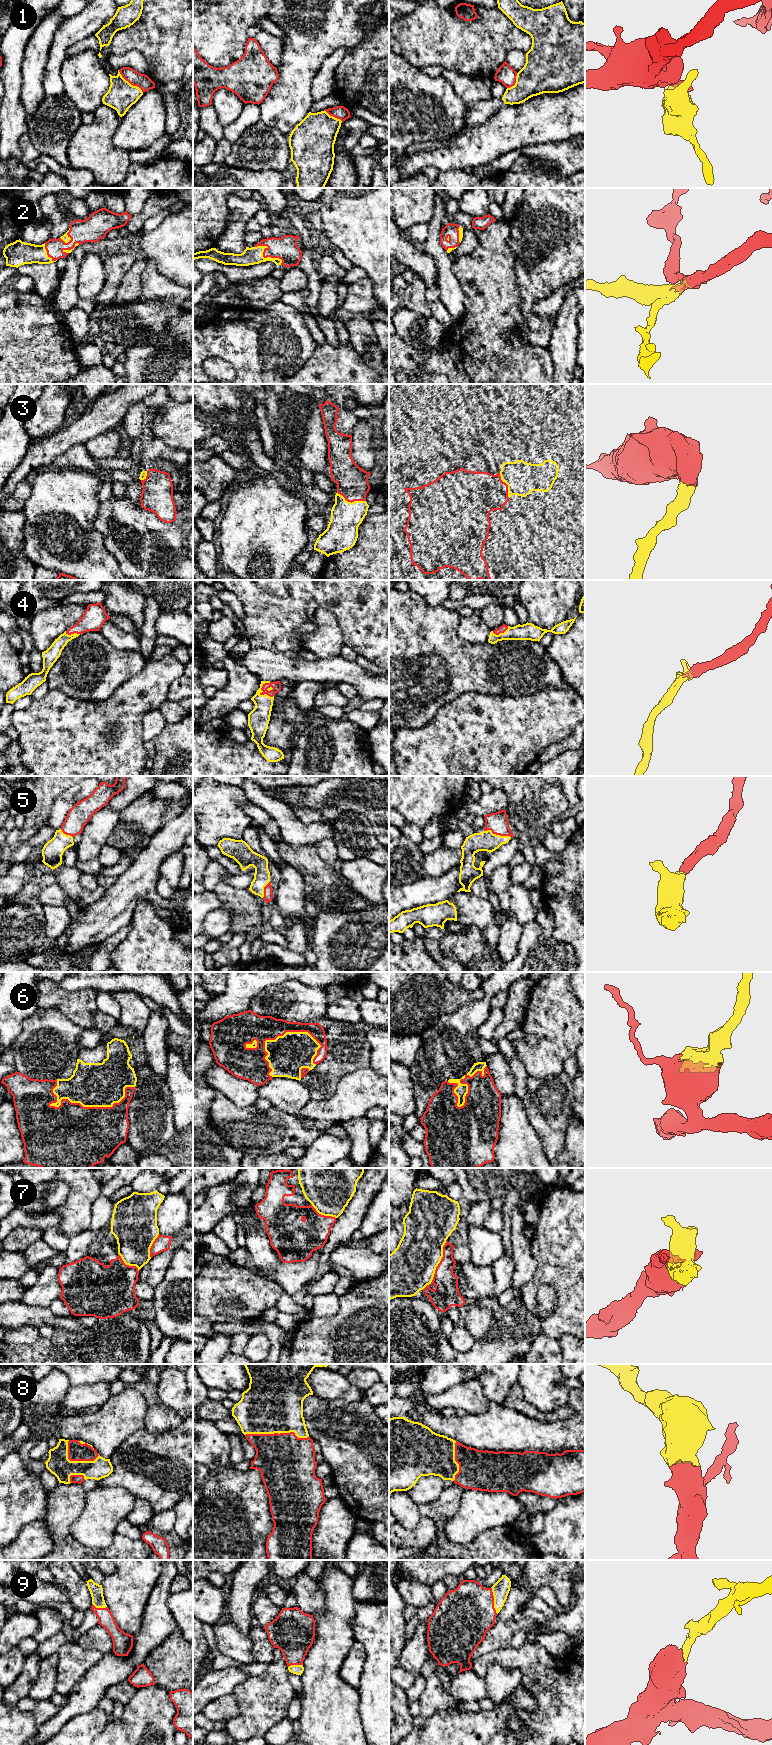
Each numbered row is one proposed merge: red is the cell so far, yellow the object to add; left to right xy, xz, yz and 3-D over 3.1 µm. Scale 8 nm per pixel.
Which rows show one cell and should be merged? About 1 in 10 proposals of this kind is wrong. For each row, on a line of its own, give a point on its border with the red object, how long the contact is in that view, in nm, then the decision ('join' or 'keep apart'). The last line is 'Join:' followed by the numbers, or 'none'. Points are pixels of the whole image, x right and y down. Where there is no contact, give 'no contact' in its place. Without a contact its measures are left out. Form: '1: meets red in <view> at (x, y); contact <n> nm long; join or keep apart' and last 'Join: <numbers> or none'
1: meets red in xy at (130, 83); contact 260 nm long; keep apart
2: meets red in xz at (264, 257); contact 260 nm long; join
3: meets red in xz at (351, 502); contact 240 nm long; join
4: meets red in xz at (262, 694); contact 140 nm long; join
5: meets red in yz at (497, 834); contact 220 nm long; join
6: meets red in xy at (93, 1107); contact 700 nm long; join
7: meets red in yz at (437, 1266); contact 440 nm long; keep apart
8: meets red in xz at (277, 1433); contact 500 nm long; join
9: meets red in yz at (493, 1600); contact 220 nm long; join
Join: 2, 3, 4, 5, 6, 8, 9

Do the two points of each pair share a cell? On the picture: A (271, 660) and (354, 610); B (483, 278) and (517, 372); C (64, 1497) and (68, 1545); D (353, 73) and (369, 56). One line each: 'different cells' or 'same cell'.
A: different cells
B: same cell
C: same cell
D: same cell

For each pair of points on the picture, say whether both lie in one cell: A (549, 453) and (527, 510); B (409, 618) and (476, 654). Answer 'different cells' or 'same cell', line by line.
A: different cells
B: same cell

